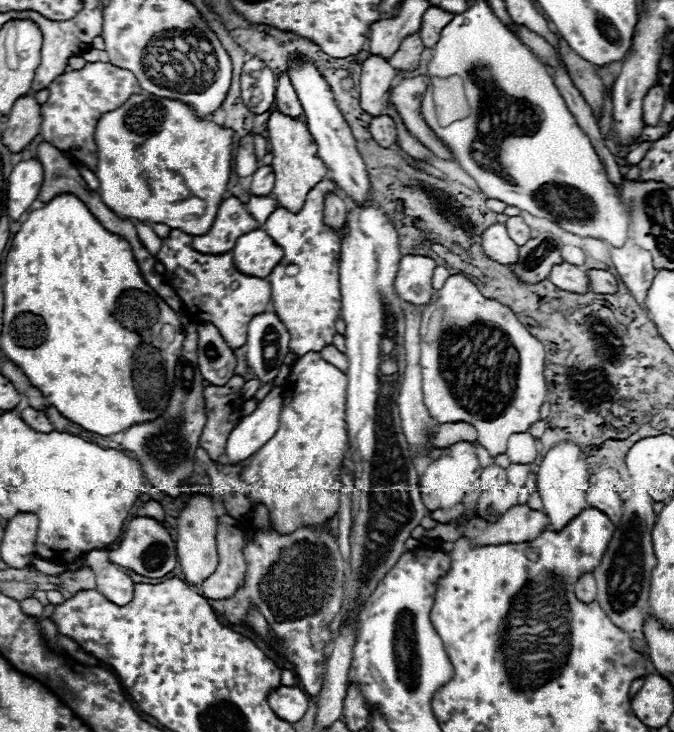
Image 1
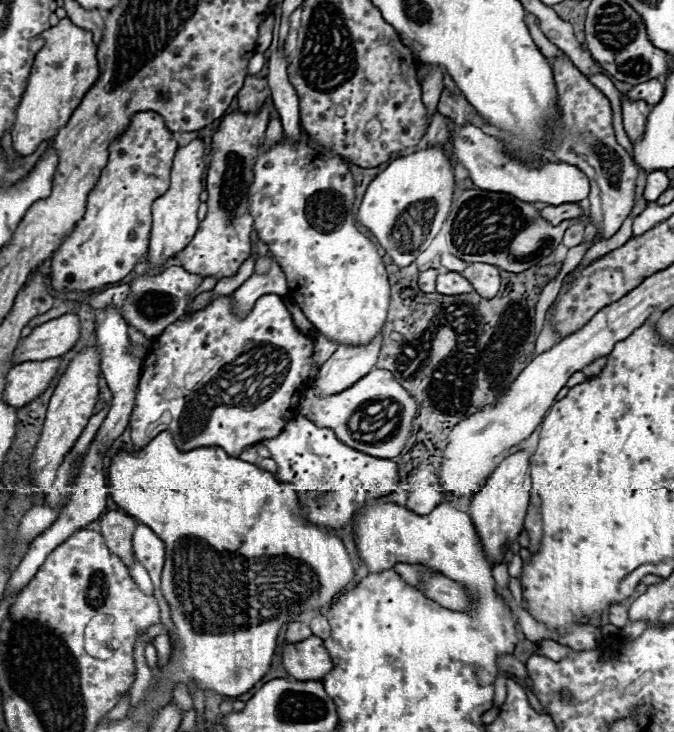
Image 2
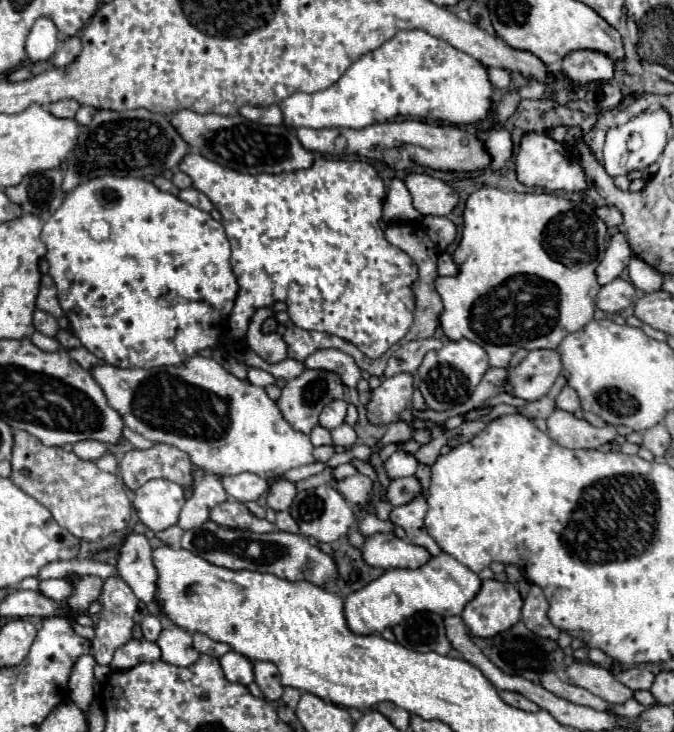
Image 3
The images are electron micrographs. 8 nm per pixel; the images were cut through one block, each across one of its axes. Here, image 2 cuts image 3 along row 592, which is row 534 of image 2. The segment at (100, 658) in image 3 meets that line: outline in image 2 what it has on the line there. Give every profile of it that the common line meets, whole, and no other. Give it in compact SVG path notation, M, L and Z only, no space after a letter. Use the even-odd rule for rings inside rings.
M108 512L100 520L100 534L104 536L108 548L112 554L116 554L126 566L134 560L134 548L132 548L132 536L136 530L136 520L132 516L120 514L120 512Z

